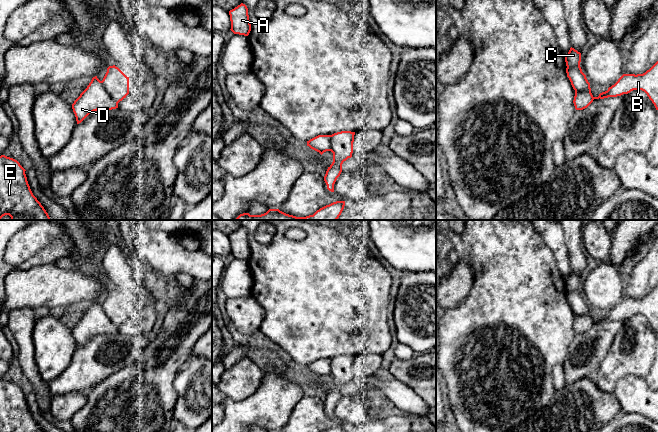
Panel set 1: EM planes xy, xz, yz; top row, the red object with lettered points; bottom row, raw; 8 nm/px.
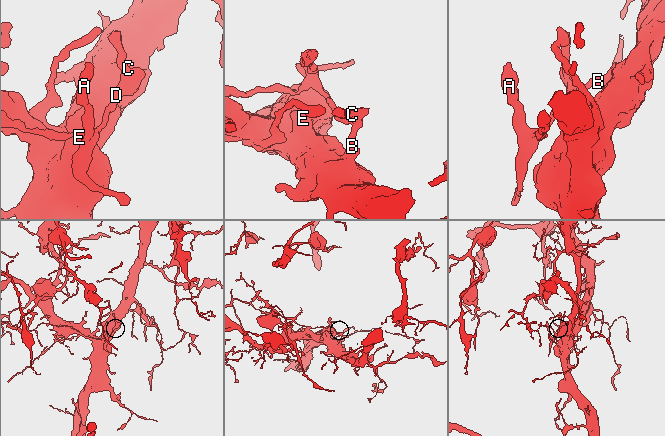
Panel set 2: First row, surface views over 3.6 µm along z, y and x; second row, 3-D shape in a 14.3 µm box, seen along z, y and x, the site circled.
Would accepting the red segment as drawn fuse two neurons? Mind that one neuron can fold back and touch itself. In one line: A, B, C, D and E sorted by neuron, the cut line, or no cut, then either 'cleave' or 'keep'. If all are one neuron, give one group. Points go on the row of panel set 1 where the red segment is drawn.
A C D / B E | xy (101, 81), (104, 89), (117, 103) | cleave

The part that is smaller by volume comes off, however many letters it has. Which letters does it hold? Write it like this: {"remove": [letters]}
{"remove": ["A", "C", "D"]}

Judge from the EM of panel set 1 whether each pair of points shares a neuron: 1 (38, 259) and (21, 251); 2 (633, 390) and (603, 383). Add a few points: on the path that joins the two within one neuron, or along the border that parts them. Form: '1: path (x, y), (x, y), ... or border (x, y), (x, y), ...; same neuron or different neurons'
1: border (50, 241), (16, 267); different neurons
2: border (636, 375), (625, 375), (612, 392); different neurons

